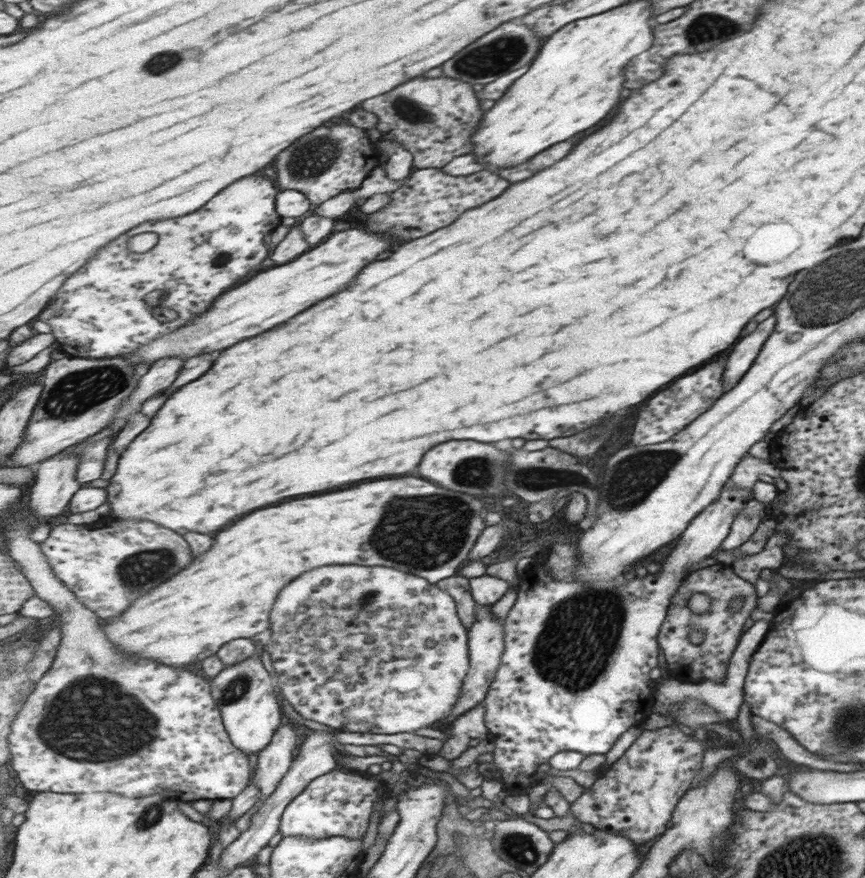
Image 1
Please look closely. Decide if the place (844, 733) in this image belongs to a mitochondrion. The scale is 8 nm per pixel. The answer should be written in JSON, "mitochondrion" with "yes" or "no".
{"mitochondrion":"yes"}

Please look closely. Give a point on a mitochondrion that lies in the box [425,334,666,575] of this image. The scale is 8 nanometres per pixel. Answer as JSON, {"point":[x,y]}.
{"point":[539,477]}

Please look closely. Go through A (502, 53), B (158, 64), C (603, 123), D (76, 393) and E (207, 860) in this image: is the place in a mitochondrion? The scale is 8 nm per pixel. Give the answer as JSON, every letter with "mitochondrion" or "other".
{"A":"mitochondrion","B":"mitochondrion","C":"other","D":"mitochondrion","E":"other"}

